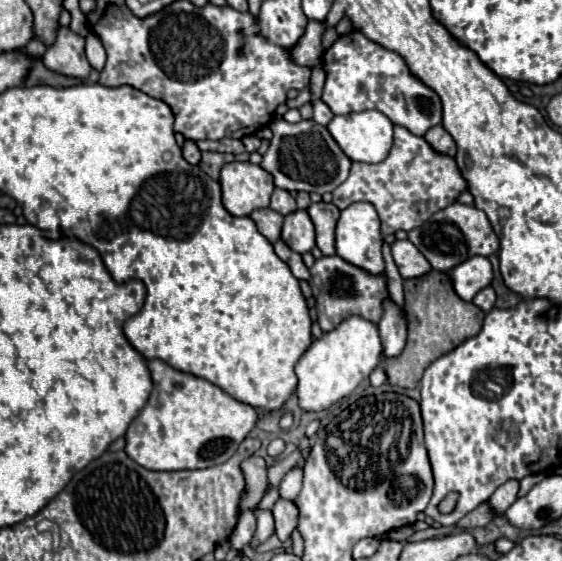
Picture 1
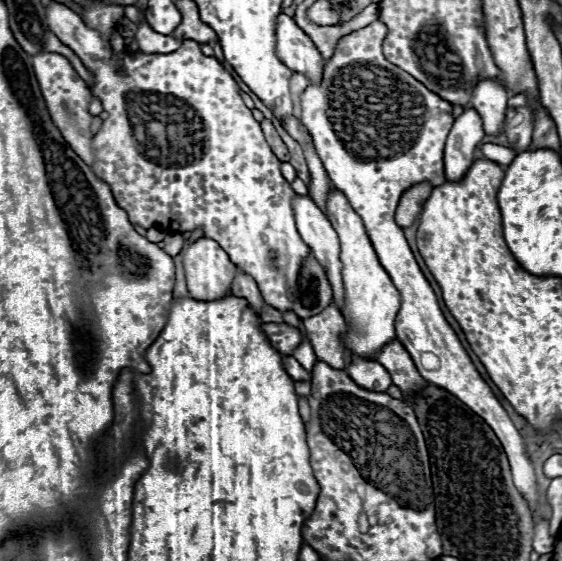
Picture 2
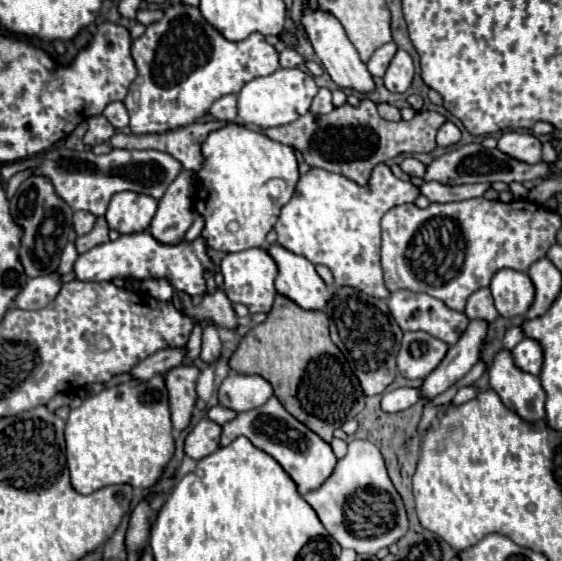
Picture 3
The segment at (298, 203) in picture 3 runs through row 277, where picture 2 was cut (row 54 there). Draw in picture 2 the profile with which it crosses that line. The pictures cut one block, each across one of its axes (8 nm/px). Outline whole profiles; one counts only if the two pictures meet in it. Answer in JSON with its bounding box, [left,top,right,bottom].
[300,22,540,522]

